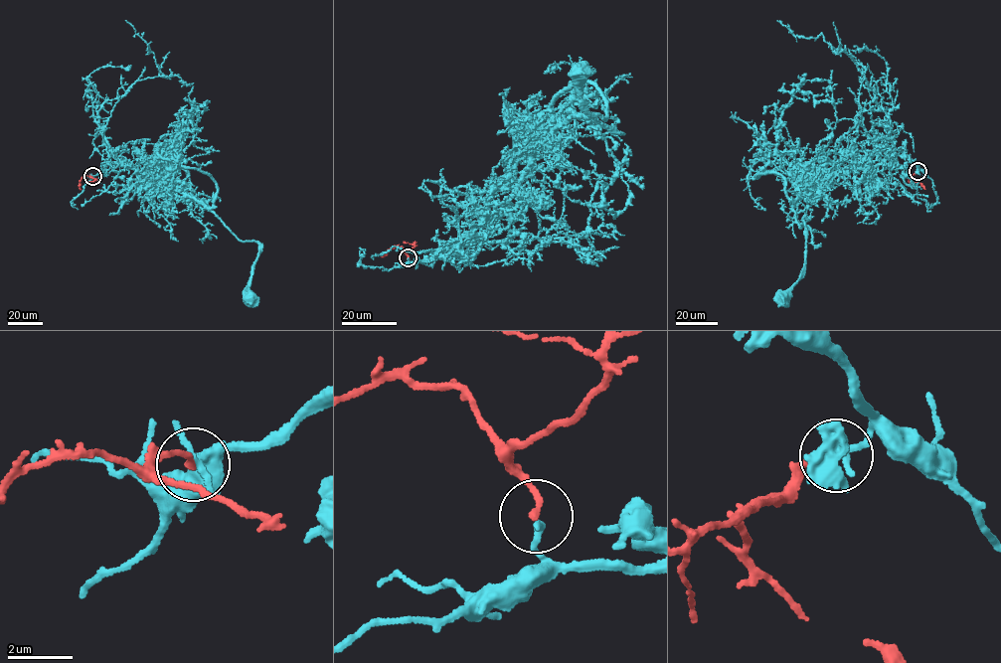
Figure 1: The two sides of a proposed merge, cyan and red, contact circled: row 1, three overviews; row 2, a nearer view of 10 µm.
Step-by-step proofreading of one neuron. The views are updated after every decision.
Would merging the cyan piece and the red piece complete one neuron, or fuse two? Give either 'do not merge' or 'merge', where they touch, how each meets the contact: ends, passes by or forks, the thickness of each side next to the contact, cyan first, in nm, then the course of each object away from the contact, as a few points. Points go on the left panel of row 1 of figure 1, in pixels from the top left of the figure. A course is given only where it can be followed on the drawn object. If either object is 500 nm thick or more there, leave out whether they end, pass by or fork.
merge; at (92, 176); cyan passes by; red ends there; 200 nm thick on the cyan side, 200 nm on the other; cyan runs (92, 176), (123, 162), (150, 179), (165, 178), (237, 237), (255, 241), (252, 297); red runs (92, 176), (82, 177), (81, 189)

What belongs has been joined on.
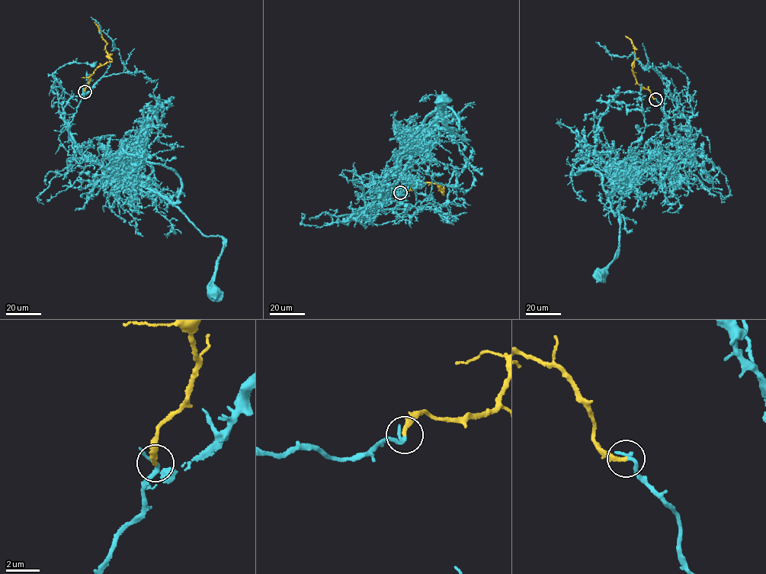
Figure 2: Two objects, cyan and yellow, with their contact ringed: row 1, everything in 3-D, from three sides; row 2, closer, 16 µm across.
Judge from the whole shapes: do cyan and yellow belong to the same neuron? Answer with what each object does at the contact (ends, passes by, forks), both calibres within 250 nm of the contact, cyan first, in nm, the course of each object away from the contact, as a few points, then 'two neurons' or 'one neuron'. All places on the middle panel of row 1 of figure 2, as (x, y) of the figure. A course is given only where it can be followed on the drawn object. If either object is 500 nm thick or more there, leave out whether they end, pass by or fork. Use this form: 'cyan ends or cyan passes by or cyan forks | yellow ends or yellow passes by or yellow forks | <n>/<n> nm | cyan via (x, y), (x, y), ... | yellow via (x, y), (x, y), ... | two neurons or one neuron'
cyan passes by | yellow ends | 200/240 nm | cyan via (400, 193), (366, 192), (364, 211), (384, 204), (417, 145), (437, 129), (467, 140), (447, 126), (444, 101) | yellow via (400, 192), (421, 182), (441, 185), (440, 189), (443, 193), (443, 186) | one neuron

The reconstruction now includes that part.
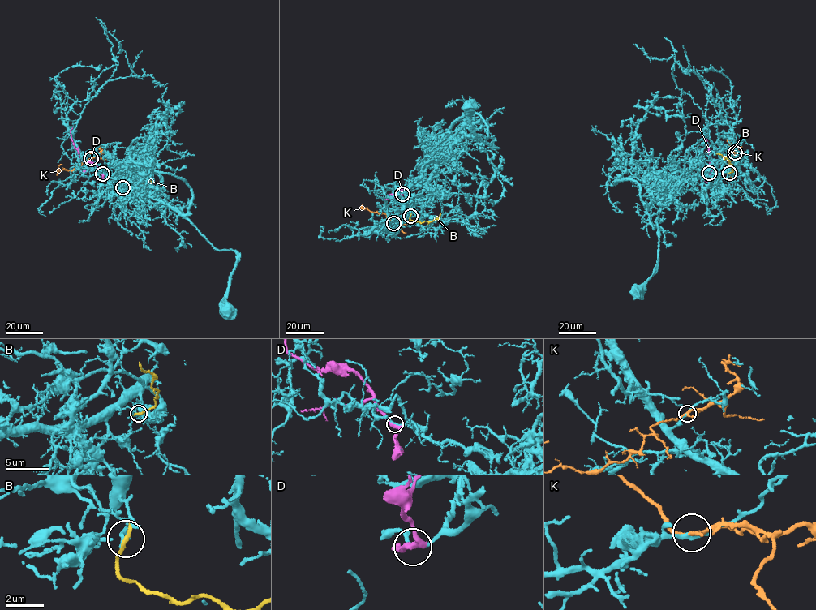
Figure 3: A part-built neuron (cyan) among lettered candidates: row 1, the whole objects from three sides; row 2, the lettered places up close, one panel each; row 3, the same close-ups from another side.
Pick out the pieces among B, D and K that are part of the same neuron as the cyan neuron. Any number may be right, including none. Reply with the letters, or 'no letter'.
K

